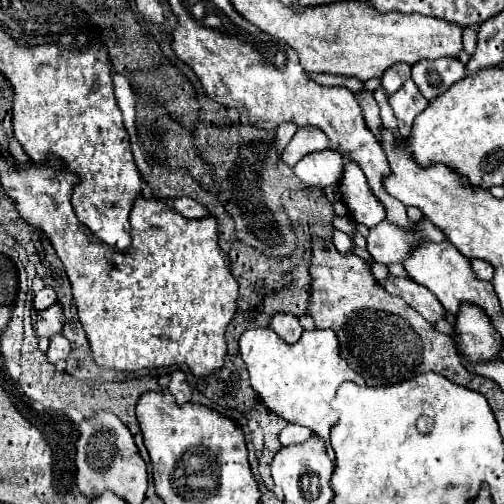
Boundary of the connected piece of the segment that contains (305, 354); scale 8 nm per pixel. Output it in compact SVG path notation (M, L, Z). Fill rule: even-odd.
M246 329L238 341L240 357L246 363L250 385L258 393L260 403L276 417L304 425L314 435L328 441L328 429L336 421L336 411L332 409L332 399L336 389L344 381L364 383L364 379L348 367L348 363L338 353L338 339L332 329L304 331L294 343L282 343L272 329Z

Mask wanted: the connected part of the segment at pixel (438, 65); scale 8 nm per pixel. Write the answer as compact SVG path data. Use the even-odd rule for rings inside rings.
M454 57L444 59L424 59L412 65L412 81L424 93L426 99L442 95L450 85L464 77L464 63Z

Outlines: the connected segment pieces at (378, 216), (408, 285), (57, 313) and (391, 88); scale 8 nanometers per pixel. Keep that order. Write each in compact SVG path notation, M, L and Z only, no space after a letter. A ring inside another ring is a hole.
M344 165L344 175L338 181L338 189L344 205L348 207L350 217L356 223L372 227L384 221L384 207L380 207L380 201L376 201L376 197L372 197L366 177L364 173L360 173L358 165Z
M388 275L384 281L376 281L376 283L384 287L388 293L392 293L394 297L402 297L412 309L424 315L426 321L430 321L432 325L436 325L440 319L446 317L446 309L440 305L436 295L408 277Z
M58 303L50 305L48 309L40 311L38 313L38 319L36 319L36 335L38 337L54 337L62 331L62 325L64 325L64 313L62 313L62 307Z
M396 63L392 67L388 67L382 75L382 87L386 89L388 95L392 95L394 91L400 89L400 85L410 79L410 65L408 63Z

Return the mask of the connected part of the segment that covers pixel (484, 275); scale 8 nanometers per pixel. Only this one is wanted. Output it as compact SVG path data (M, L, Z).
M472 259L472 269L474 269L476 277L480 277L480 279L484 279L484 281L492 281L494 269L492 269L492 265L488 265L486 261L482 261L482 259Z

